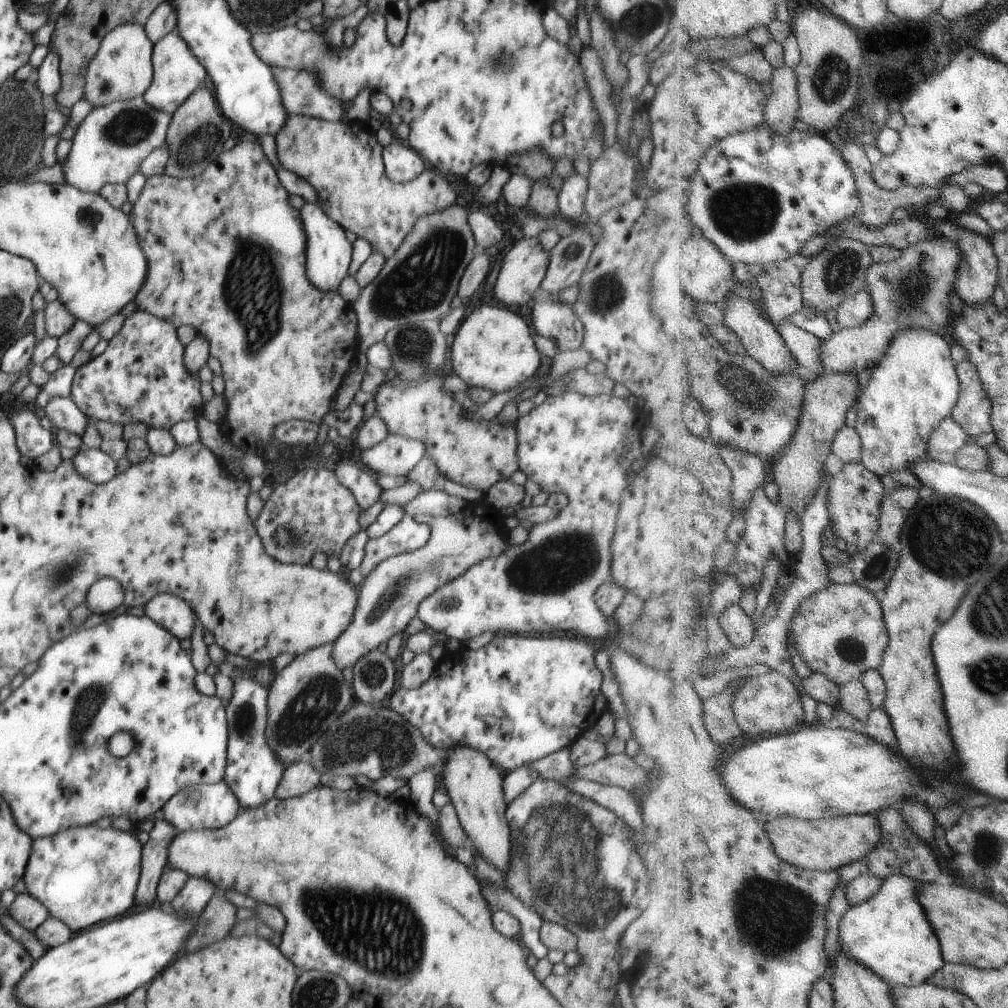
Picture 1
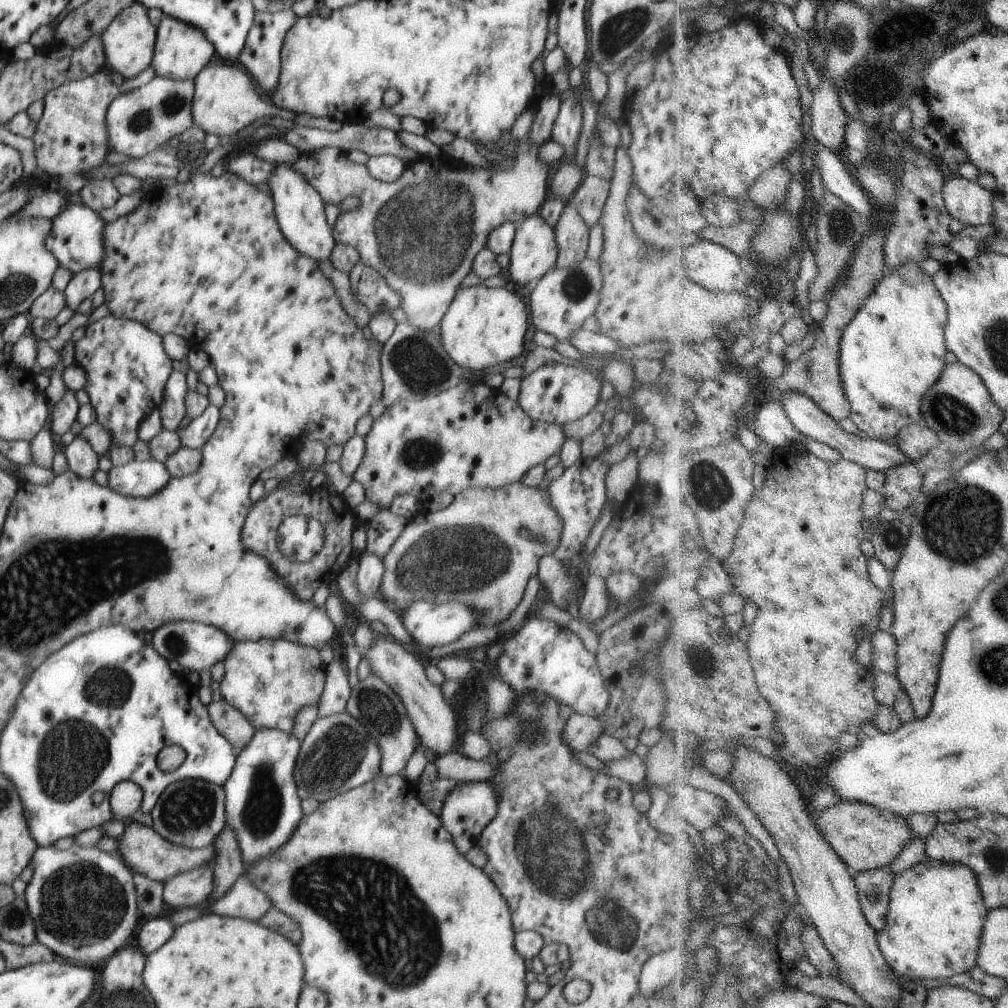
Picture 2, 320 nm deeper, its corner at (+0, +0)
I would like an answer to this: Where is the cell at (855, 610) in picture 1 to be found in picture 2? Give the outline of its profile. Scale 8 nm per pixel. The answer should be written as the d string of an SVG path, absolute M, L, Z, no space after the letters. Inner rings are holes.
M880 631L874 634L872 638L873 662L876 668L884 673L899 674L899 642L896 635L892 632Z

